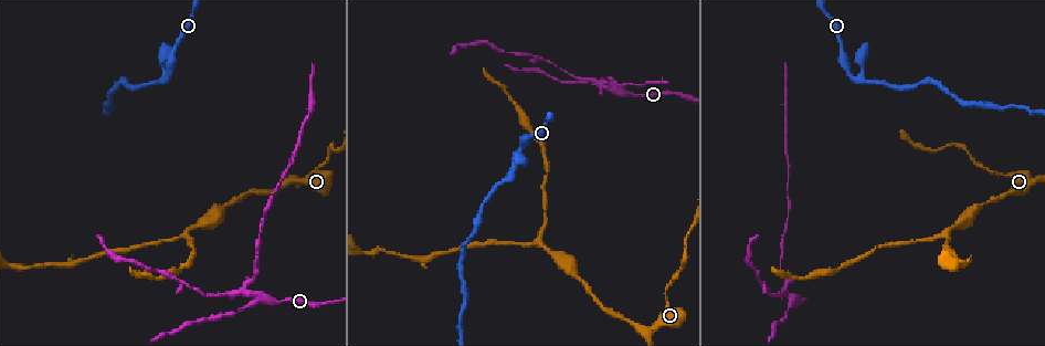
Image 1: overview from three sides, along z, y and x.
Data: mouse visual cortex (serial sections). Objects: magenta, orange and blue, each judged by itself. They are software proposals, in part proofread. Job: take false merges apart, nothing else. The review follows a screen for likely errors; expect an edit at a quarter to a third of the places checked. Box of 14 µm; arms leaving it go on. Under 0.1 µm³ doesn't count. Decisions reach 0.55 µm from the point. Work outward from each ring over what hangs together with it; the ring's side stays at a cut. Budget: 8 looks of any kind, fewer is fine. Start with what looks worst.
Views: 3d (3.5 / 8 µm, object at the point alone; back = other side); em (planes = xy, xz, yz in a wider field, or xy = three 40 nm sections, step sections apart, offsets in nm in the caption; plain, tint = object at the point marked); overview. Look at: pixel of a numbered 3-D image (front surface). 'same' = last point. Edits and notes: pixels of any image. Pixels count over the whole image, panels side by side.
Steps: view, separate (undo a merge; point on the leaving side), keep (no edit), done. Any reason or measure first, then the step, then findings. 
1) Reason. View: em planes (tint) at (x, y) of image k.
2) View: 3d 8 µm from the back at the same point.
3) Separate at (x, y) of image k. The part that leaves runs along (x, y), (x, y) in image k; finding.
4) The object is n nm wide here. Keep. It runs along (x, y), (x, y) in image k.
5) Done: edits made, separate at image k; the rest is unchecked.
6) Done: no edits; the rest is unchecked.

Two arms in line, one across. View: 3d 3.5 µm at (247, 295) of image 1.

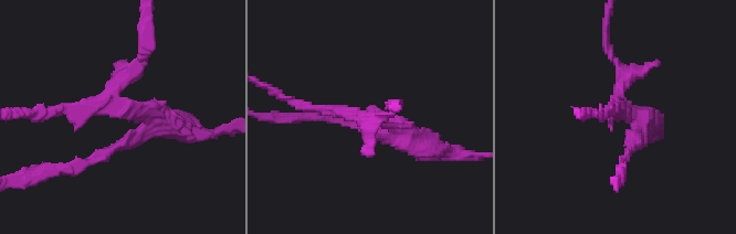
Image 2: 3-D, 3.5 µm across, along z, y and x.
Need the tissue. View: em xy step 1 (tint) at (121, 108) of image 2.

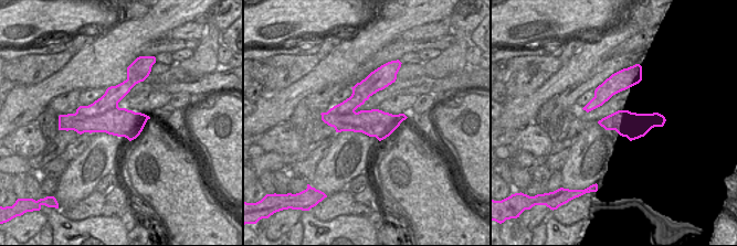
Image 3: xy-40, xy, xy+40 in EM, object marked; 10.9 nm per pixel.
Separate at (138, 64) of image 2. A border runs along (118, 107), (96, 116), (75, 114) in image 3; a second cell is stuck on.

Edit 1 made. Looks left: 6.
View: overview.

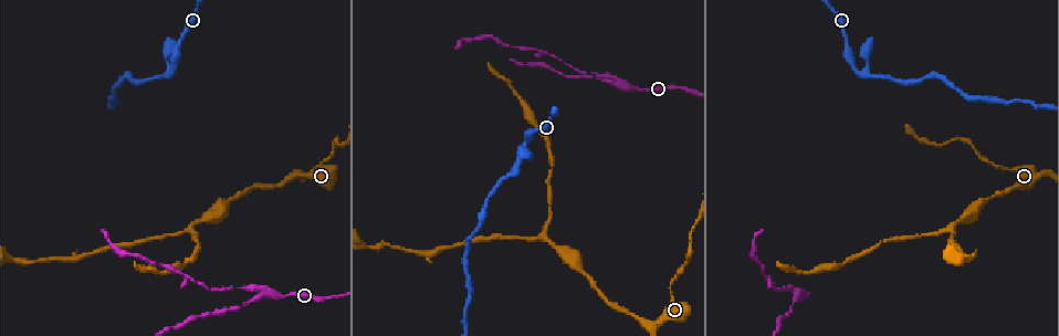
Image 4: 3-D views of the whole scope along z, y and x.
Three arms meet. View: 3d 3.5 µm at (652, 325) of image 4.

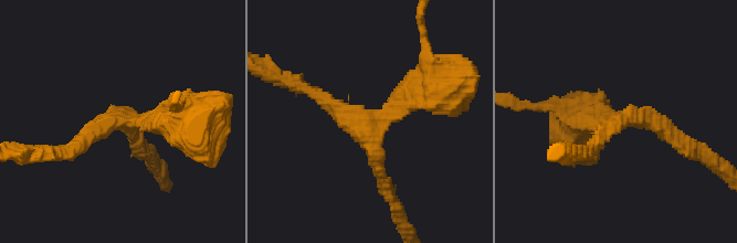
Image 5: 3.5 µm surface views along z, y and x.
3 arms meet here; the arms are 200, 200, 350 nm wide. View: em xy step 5 (tint) at (618, 124) of image 5.

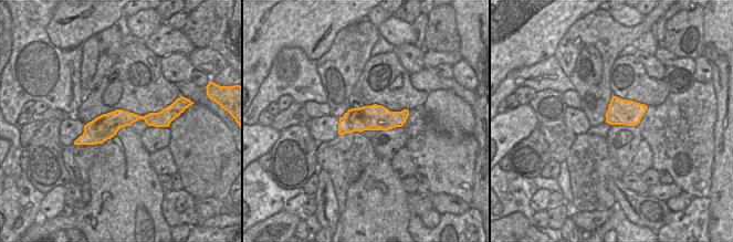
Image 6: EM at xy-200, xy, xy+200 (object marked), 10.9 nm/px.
Keep. It runs along (183, 123), (113, 119), (65, 150) in image 5; continuous, no second cell.

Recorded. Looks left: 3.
Three-way junction. View: 3d 3.5 µm at (191, 225) of image 4.

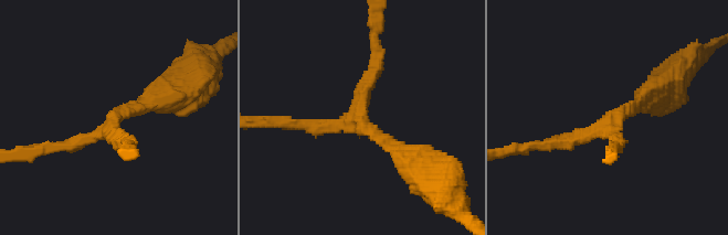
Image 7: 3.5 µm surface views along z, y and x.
View: em planes (tint) at (608, 122) of image 7.

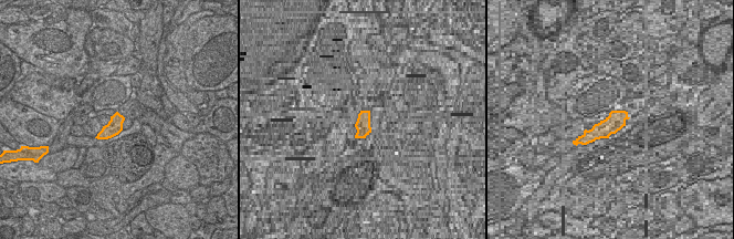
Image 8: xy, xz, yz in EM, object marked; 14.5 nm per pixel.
Keep. It runs along (167, 95), (72, 147), (45, 147) in image 7; one cell here.

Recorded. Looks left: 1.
Done: edits made, separate at image 2; the rest is unchecked.

